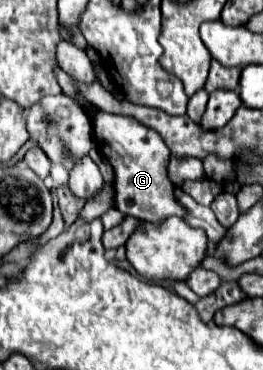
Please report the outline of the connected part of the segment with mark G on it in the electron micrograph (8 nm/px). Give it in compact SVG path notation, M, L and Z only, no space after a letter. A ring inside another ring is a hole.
M73 97L73 101L91 115L97 149L115 169L115 207L123 215L131 215L151 223L159 223L171 215L183 217L185 209L177 203L177 199L173 199L175 187L173 183L169 183L167 177L167 163L171 151L165 147L165 143L161 143L159 135L155 131L149 131L149 127L137 123L133 117L101 111L85 99Z

